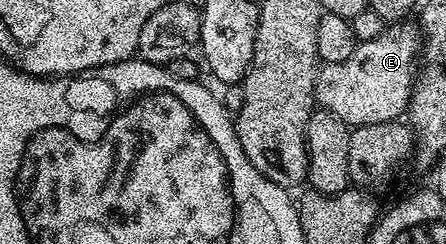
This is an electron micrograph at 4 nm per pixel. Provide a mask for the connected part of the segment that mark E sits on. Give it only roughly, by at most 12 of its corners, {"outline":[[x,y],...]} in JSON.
{"outline":[[416,22],[326,63],[316,106],[350,129],[400,120],[419,74]]}

